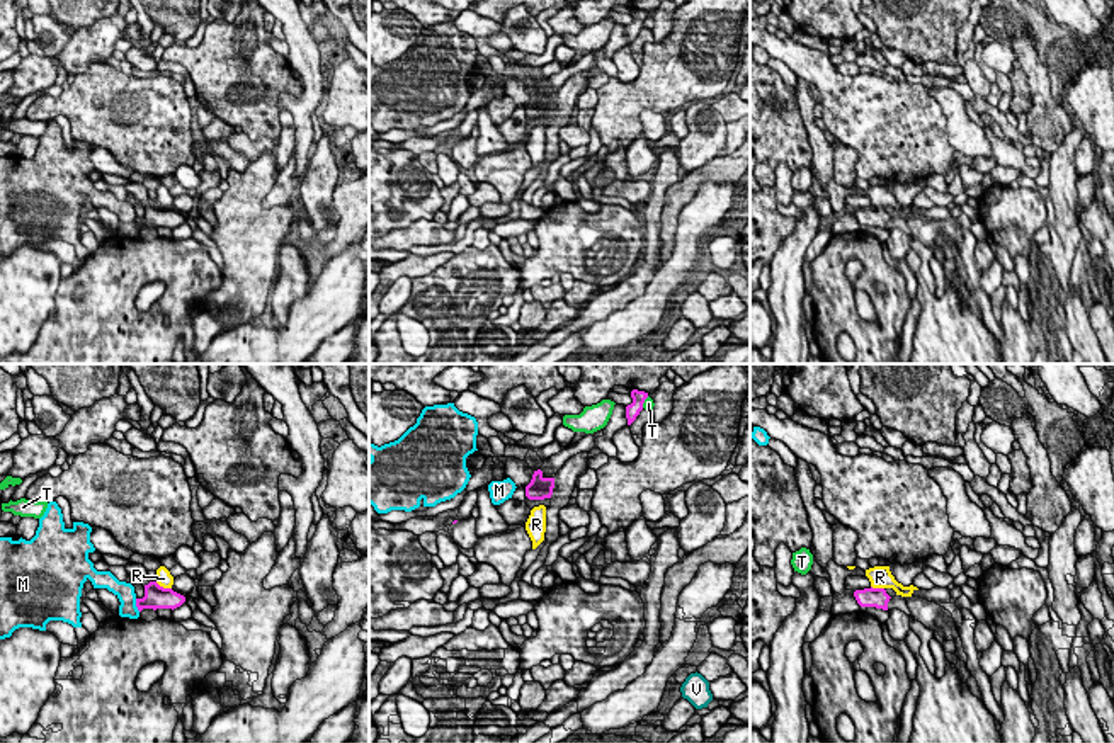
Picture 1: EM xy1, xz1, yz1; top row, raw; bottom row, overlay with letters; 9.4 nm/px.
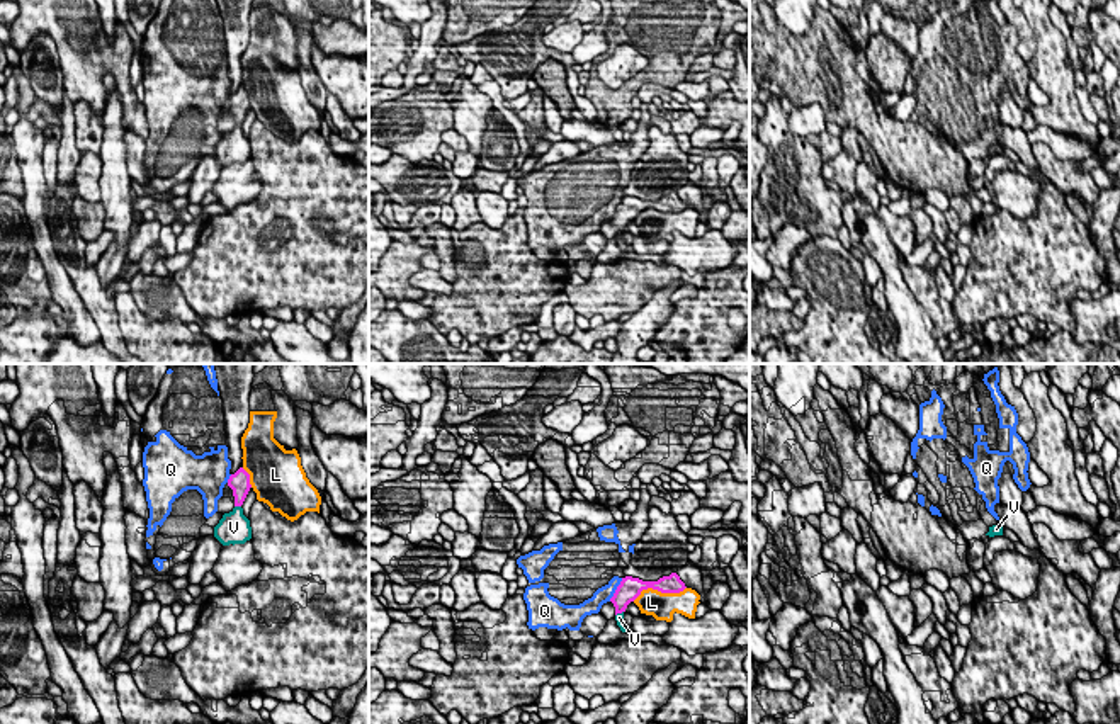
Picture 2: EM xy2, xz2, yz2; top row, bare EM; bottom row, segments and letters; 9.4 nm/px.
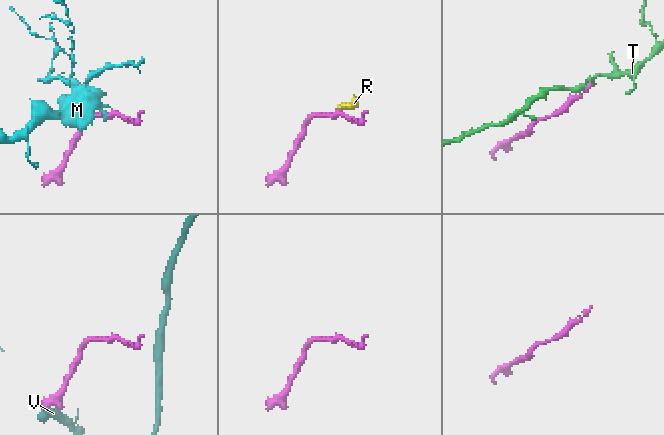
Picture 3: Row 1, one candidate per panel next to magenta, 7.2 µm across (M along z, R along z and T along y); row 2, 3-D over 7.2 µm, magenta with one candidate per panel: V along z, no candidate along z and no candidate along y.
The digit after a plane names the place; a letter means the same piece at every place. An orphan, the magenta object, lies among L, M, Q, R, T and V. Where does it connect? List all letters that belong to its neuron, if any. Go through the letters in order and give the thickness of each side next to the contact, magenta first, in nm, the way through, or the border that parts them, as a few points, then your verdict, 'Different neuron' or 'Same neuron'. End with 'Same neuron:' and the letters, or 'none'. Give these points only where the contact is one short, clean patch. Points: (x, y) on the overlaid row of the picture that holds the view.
L: Thickness 190 nm (magenta) against 260 nm. Different neuron
M: Thickness 220 nm (magenta) against 170 nm. Boundary: xy1 (135, 599), (135, 606), (140, 611). Different neuron
Q: Thickness 220 nm (magenta) against 160 nm. Different neuron
R: Thickness 220 nm (magenta) against 160 nm. Boundary: xy1 (155, 582), (170, 589). Different neuron
T: Thickness 130 nm (magenta) against 100 nm. Different neuron
V: Thickness 190 nm (magenta) against 300 nm. Boundary: xy2 (235, 505), (240, 507). Different neuron
Same neuron: none

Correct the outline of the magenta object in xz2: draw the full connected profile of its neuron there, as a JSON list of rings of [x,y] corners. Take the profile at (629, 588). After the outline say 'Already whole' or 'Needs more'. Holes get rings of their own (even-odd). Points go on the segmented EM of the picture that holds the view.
[[[671,573],[670,576],[663,576],[658,581],[642,581],[639,578],[625,576],[617,586],[614,597],[602,605],[600,614],[607,620],[615,619],[617,614],[625,612],[627,605],[634,602],[642,590],[648,588],[658,590],[661,593],[680,593],[687,586],[676,573]]]. Needs more

